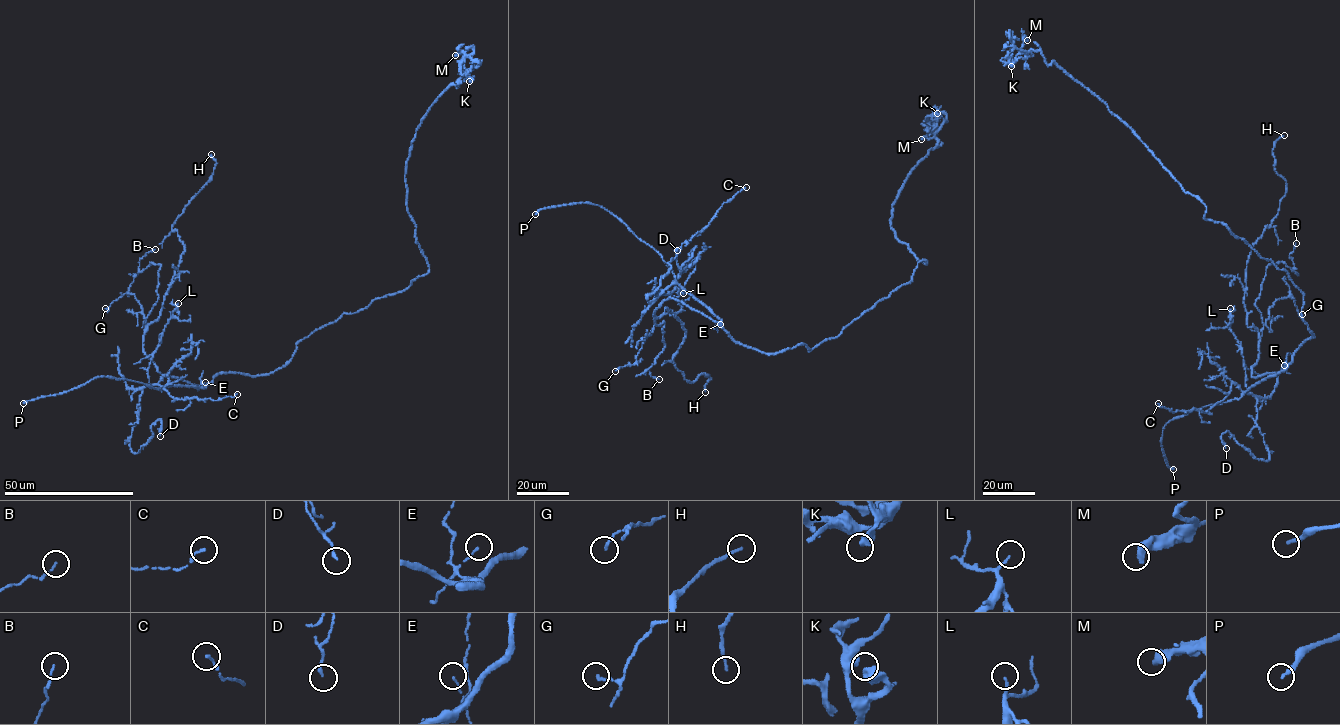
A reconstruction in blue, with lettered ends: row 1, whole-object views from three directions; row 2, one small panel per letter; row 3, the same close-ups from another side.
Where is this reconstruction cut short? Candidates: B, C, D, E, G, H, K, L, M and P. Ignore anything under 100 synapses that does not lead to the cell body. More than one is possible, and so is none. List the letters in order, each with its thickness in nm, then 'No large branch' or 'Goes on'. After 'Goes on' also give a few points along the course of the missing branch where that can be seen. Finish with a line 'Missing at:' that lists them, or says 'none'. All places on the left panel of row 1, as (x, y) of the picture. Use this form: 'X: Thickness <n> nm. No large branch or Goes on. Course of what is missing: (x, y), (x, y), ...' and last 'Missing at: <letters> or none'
B: Thickness 90 nm. No large branch
C: Thickness 130 nm. No large branch
D: Thickness 130 nm. No large branch
E: Thickness 100 nm. No large branch
G: Thickness 140 nm. No large branch
H: Thickness 150 nm. No large branch
K: Thickness 550 nm. No large branch
L: Thickness 140 nm. No large branch
M: Thickness 480 nm. No large branch
P: Thickness 220 nm. Goes on
Missing at: P

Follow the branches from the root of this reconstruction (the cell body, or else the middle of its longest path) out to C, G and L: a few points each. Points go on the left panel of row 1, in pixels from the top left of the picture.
C: (308, 337), (269, 374), (220, 372), (203, 388), (159, 382), (167, 375), (164, 389), (179, 399), (237, 394)
G: (308, 337), (273, 372), (220, 372), (200, 387), (163, 375), (145, 354), (135, 295), (105, 308)
L: (308, 337), (269, 374), (220, 372), (203, 388), (151, 385), (152, 354), (178, 303)

